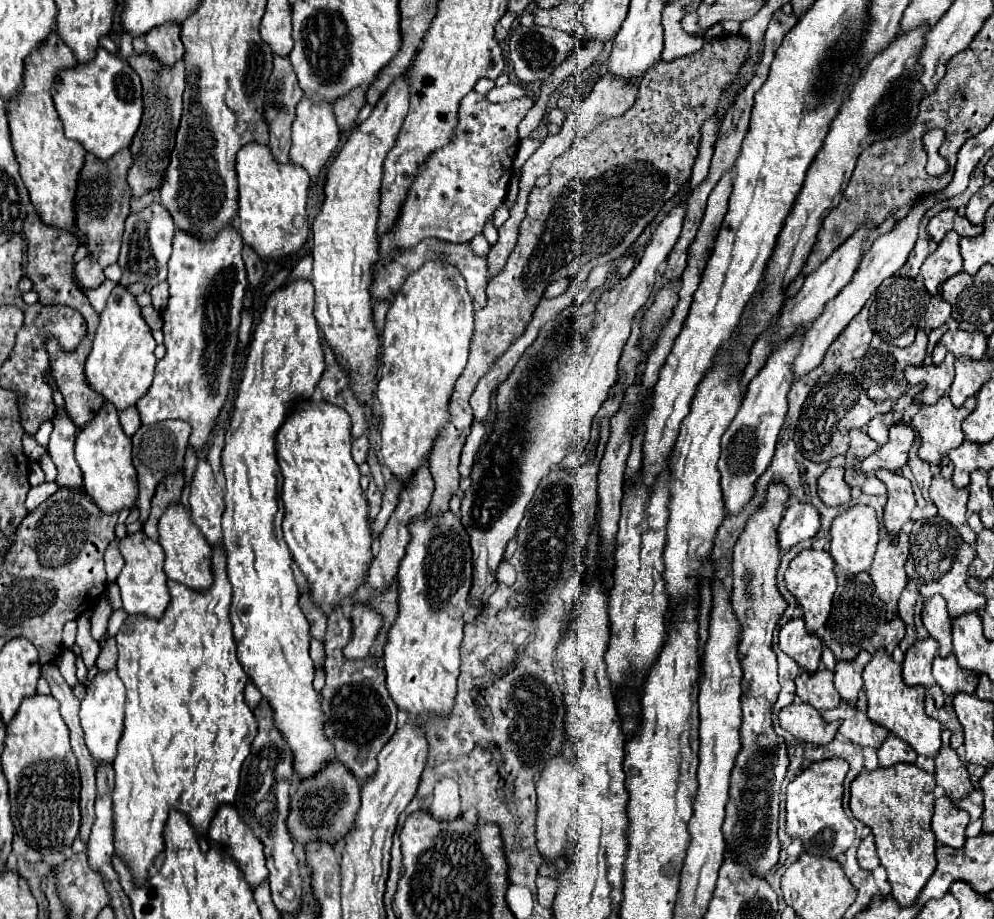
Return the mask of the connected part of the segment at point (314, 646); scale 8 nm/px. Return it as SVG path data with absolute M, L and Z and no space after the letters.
M311 639L311 659L315 663L315 667L323 667L323 661L325 661L325 653L323 653L323 643L317 641L317 639Z

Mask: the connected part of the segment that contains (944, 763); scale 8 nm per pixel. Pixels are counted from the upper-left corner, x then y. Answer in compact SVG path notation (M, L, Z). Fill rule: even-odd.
M947 751L935 757L935 781L945 789L945 795L951 801L961 801L975 789L969 781L965 763L955 751Z

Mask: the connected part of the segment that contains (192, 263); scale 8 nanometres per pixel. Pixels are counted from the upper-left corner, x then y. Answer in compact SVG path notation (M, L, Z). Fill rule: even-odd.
M225 227L215 241L207 241L207 243L193 239L183 231L175 233L173 255L169 259L169 279L167 279L169 301L165 311L161 313L163 335L165 335L163 343L167 347L167 355L161 361L157 361L153 385L149 387L147 395L141 397L135 405L141 423L159 423L167 419L187 421L191 425L187 447L195 449L197 455L201 455L203 449L207 447L209 433L215 425L215 419L219 417L219 411L223 409L231 385L233 361L235 361L235 351L239 341L237 331L239 331L243 299L247 291L247 275L241 259L241 249L243 249L241 235L233 227Z

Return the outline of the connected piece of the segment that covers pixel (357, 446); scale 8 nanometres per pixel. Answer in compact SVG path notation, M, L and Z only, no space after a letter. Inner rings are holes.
M363 435L363 437L353 441L353 459L355 459L355 463L357 465L365 463L367 461L367 453L369 453L369 439L367 439L367 435Z

